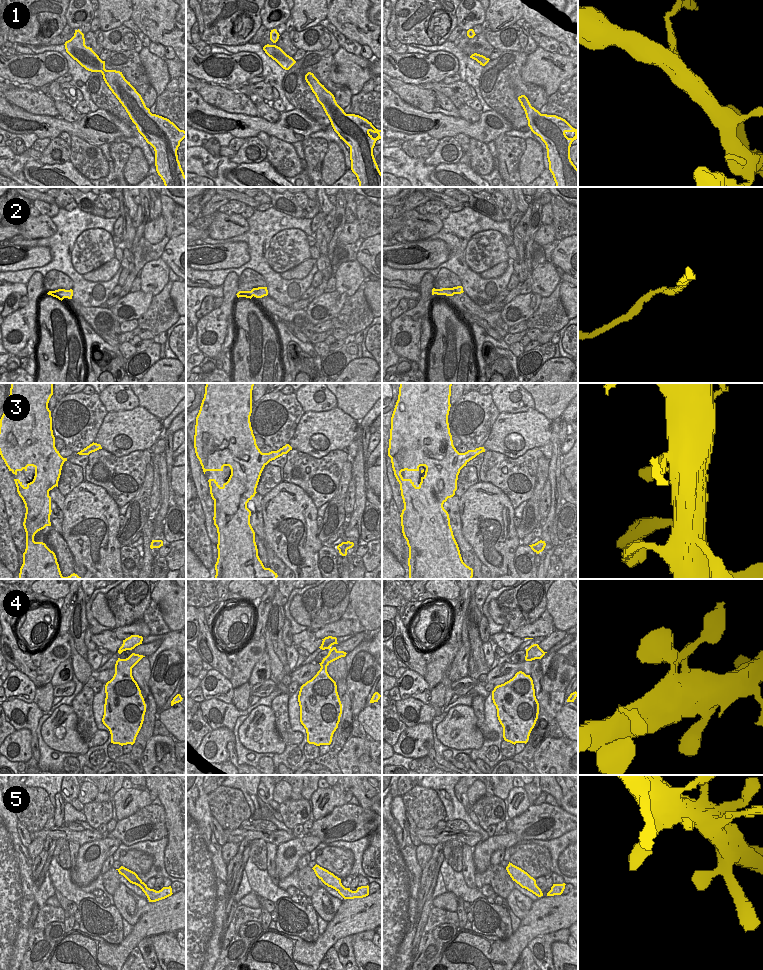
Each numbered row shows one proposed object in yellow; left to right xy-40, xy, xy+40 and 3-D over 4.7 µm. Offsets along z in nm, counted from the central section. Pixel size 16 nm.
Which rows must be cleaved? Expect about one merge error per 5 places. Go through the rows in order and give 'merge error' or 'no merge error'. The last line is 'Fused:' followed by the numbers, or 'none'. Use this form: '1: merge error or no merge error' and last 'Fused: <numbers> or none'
1: no merge error
2: no merge error
3: no merge error
4: no merge error
5: no merge error
Fused: none

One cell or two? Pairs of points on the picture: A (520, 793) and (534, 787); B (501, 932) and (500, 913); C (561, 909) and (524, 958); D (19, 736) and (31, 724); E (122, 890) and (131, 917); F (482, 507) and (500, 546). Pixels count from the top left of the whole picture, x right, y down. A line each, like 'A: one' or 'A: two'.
A: two
B: one
C: two
D: two
E: one
F: one

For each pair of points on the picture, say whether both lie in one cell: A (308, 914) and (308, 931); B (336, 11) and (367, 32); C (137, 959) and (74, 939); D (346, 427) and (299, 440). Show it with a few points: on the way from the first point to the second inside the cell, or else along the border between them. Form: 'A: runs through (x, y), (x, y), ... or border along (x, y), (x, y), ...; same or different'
A: runs through (308, 918), (310, 923), (308, 927); same
B: runs through (344, 12), (359, 26); same
C: border along (136, 946), (125, 959); different
D: runs through (334, 430), (317, 431), (311, 434); same

